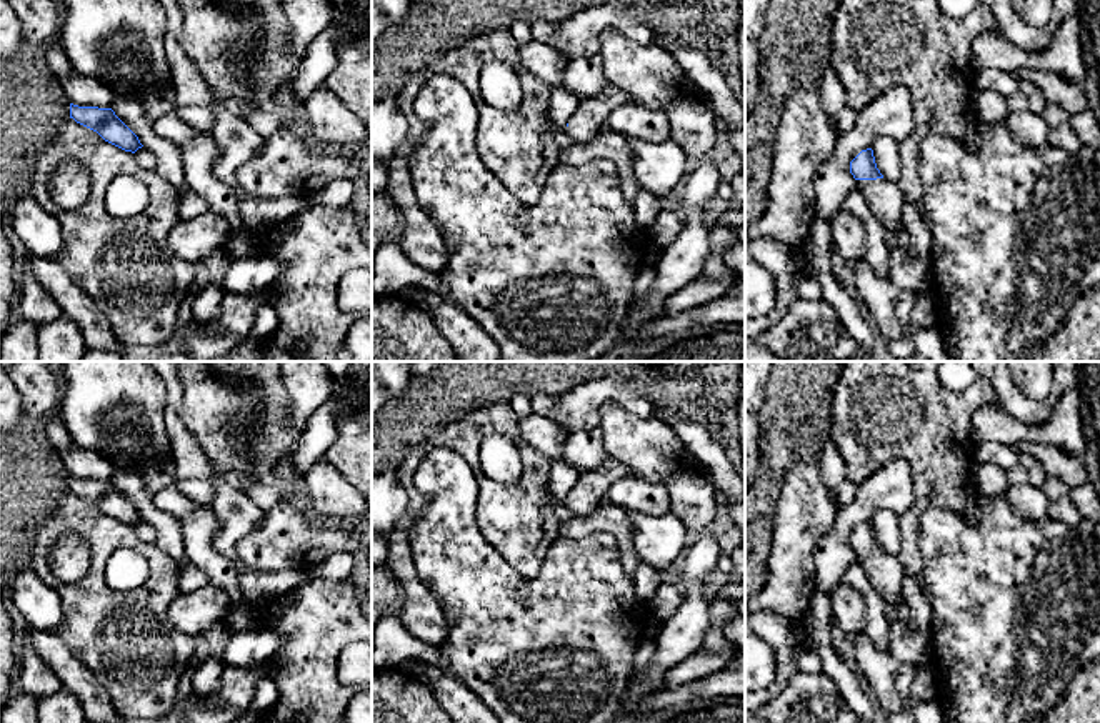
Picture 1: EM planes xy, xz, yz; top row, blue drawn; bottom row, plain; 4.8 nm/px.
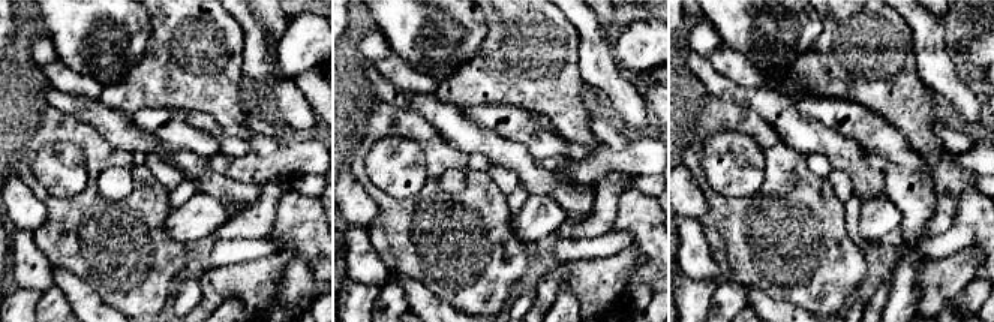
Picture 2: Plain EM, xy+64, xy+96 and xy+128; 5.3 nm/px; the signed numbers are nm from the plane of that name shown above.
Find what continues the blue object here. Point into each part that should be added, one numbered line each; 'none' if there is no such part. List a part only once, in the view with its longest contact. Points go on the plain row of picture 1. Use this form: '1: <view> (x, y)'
1: yz (885, 573)

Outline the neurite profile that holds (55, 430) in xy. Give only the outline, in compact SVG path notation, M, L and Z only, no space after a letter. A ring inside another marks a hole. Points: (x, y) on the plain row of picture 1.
M62 418L50 420L45 425L45 433L48 441L58 453L68 450L73 445Z

